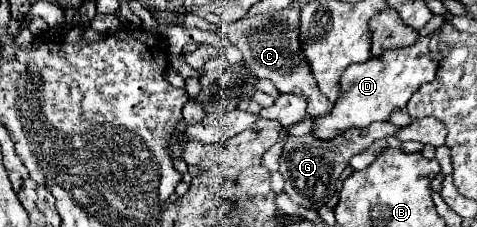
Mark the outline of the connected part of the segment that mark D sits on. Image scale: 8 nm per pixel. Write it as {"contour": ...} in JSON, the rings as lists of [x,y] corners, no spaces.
{"contour":[[[431,35],[419,37],[411,47],[399,47],[399,49],[385,49],[379,57],[371,57],[365,63],[351,65],[341,75],[341,87],[343,95],[335,103],[333,111],[327,117],[315,119],[317,131],[315,137],[321,139],[333,139],[341,131],[347,129],[365,129],[373,121],[387,121],[389,113],[397,107],[405,107],[409,97],[421,87],[421,83],[433,81],[433,75],[437,73],[439,55],[433,55],[429,47]]]}

